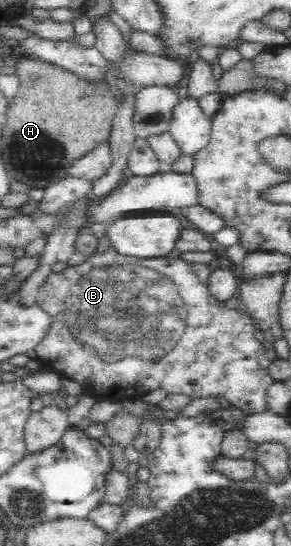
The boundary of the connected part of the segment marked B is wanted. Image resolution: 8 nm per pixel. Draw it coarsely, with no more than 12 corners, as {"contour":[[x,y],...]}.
{"contour":[[208,265],[51,272],[34,347],[97,401],[268,410],[268,351]]}

